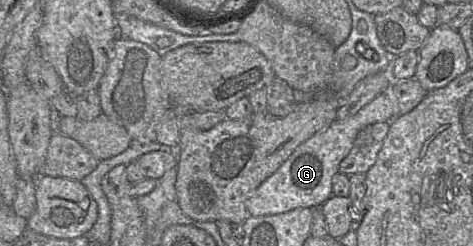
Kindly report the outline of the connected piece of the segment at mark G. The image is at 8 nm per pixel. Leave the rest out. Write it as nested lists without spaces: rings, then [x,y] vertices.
[[[389,92],[375,97],[355,115],[345,120],[334,120],[327,128],[301,143],[286,161],[245,201],[249,216],[275,215],[298,207],[322,205],[332,196],[332,180],[339,172],[340,162],[350,152],[354,140],[364,127],[376,122],[389,122],[396,115],[396,102]]]

